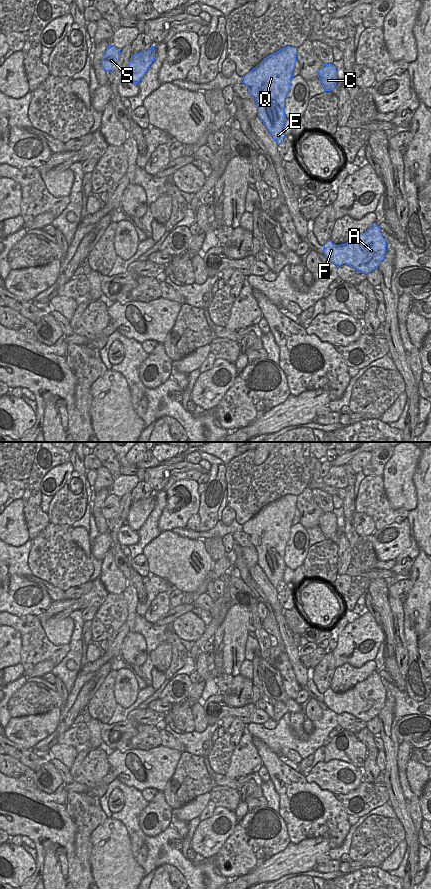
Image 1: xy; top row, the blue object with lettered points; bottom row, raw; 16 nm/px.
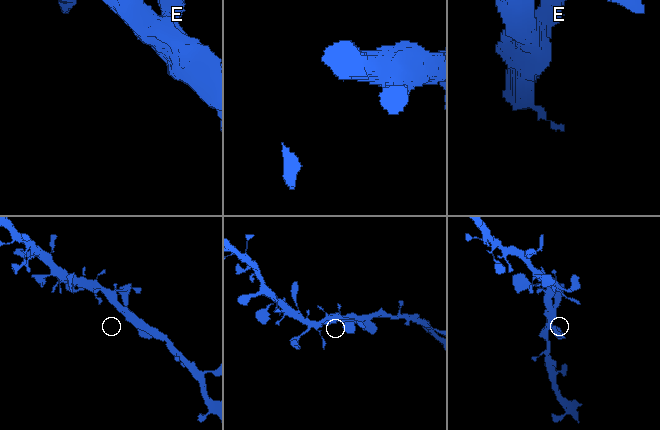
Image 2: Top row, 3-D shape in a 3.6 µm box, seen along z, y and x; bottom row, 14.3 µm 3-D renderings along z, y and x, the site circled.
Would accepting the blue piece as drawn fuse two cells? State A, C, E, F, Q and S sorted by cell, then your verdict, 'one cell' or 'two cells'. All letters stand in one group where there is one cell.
A C E F Q S; one cell

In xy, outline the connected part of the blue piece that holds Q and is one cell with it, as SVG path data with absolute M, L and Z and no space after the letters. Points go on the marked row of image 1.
M287 46L264 58L242 77L257 103L258 117L279 145L284 138L285 98L295 68L297 48Z

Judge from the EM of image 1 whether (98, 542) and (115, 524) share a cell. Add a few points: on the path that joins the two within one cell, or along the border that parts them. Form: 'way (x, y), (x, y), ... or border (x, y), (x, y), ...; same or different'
border (108, 532), (111, 538), (111, 547); different

